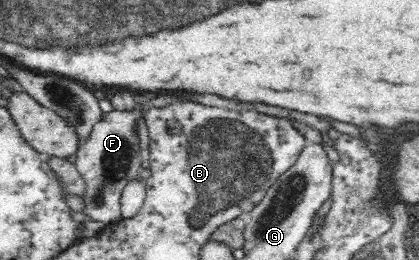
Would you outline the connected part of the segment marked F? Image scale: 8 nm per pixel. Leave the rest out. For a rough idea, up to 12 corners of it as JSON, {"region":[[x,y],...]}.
{"region":[[102,112],[80,138],[83,209],[122,220],[121,195],[149,159],[141,113]]}

